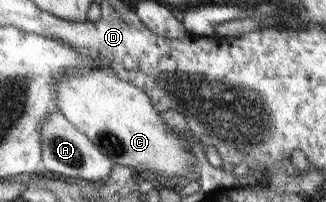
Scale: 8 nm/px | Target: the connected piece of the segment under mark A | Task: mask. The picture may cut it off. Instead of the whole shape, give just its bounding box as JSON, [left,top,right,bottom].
[40,111,114,184]

